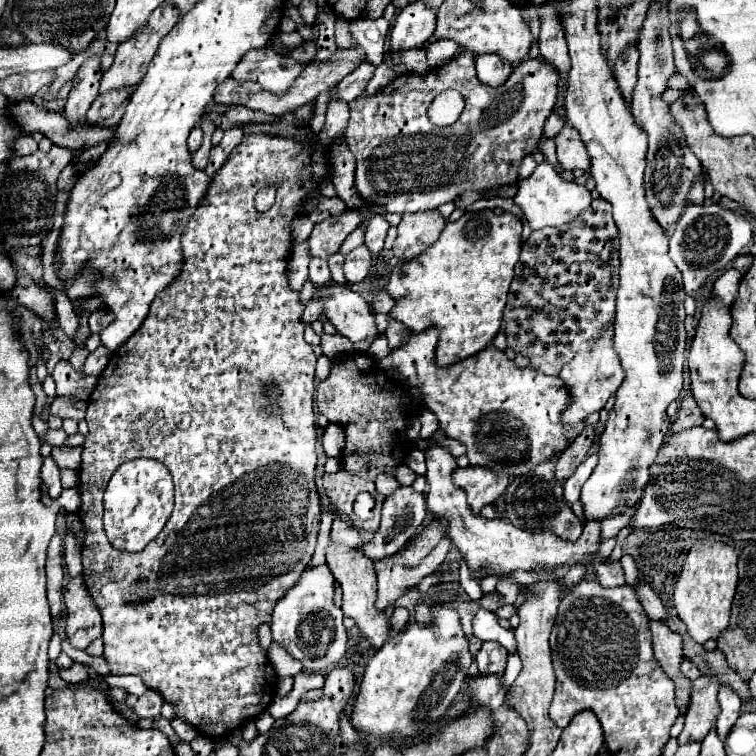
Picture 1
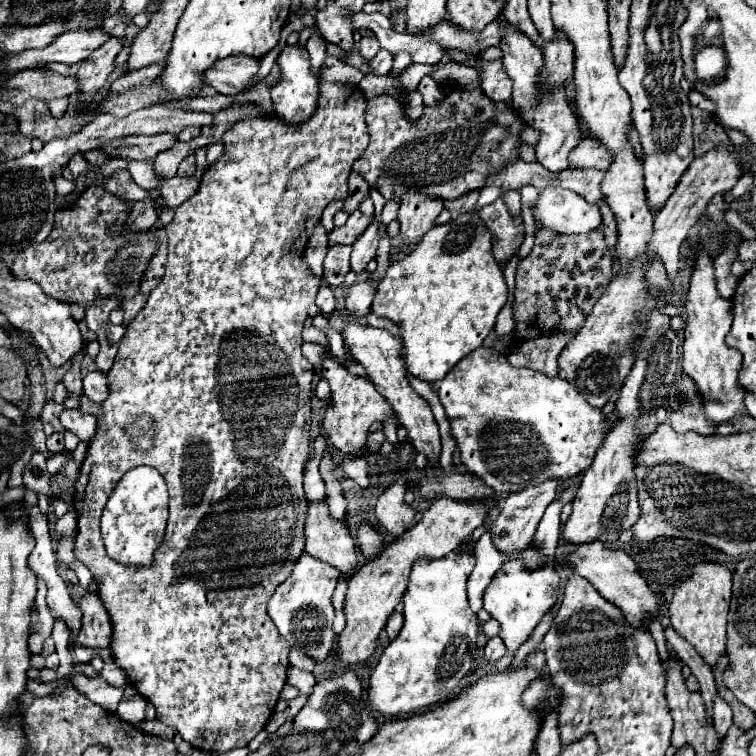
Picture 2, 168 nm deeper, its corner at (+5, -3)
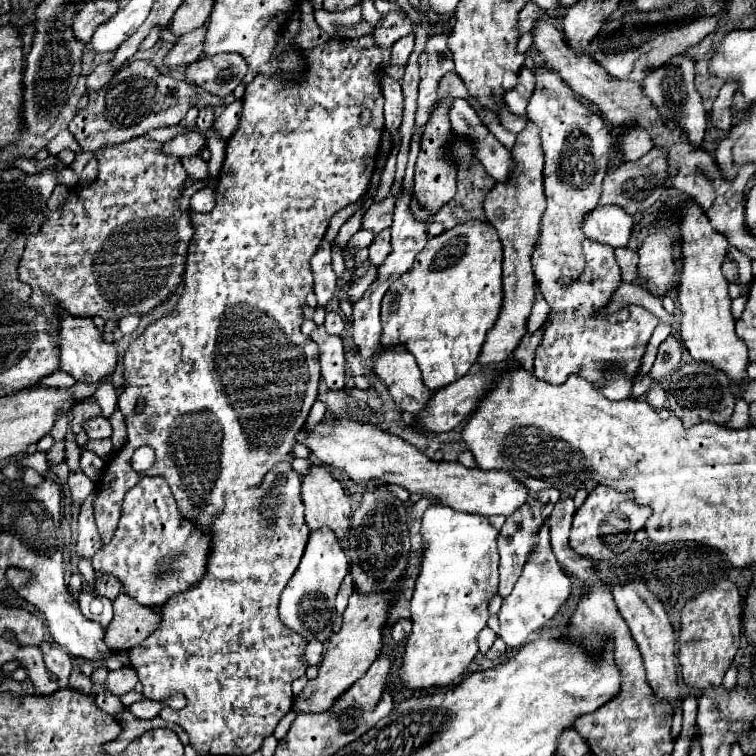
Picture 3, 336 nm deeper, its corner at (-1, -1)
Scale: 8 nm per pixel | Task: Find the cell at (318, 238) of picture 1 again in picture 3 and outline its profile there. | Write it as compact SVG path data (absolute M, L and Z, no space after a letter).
M390 193L386 199L374 203L368 213L364 215L364 221L362 221L362 229L368 229L372 233L380 233L384 229L390 227L392 223L392 215L394 215L394 195Z

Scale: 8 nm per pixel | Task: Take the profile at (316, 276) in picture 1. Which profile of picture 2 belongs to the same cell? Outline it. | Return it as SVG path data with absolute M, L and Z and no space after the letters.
M320 279L320 289L318 289L318 295L316 295L316 305L320 309L320 313L324 317L328 317L334 309L336 309L336 301L334 301L334 291L326 285L324 279Z

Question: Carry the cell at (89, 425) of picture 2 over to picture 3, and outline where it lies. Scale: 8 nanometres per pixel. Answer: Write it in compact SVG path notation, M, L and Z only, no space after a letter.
M96 417L84 423L88 439L108 439L112 435L112 425L106 417Z

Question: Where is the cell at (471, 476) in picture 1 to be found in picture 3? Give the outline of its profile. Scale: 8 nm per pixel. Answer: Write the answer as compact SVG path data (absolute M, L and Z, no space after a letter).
M352 593L350 603L344 613L344 623L338 633L334 633L328 641L328 651L320 661L318 677L308 681L308 685L296 695L294 711L298 713L322 713L334 705L334 699L342 695L342 691L350 689L356 679L364 675L364 671L376 661L382 653L382 627L388 615L386 595L358 595Z

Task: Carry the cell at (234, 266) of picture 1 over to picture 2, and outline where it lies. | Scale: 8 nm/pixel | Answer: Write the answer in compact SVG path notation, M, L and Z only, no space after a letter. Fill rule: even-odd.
M320 81L320 99L316 113L302 125L292 127L282 123L280 119L266 117L260 113L244 115L230 131L224 133L222 143L226 145L222 157L206 169L202 175L198 191L184 201L180 207L174 209L174 219L166 225L168 233L168 263L166 273L158 287L150 293L144 309L130 321L126 333L120 341L118 355L114 359L112 369L108 375L110 393L106 401L100 403L102 413L96 415L98 427L88 443L86 459L80 467L80 475L76 479L74 489L74 509L78 515L78 531L74 543L74 555L82 561L94 575L98 585L98 597L102 599L110 623L112 623L112 659L114 663L128 675L128 681L134 689L140 691L154 707L158 719L174 727L184 741L192 747L210 751L210 753L224 753L236 747L246 747L252 737L266 725L270 715L274 713L274 705L278 695L286 683L286 669L288 669L288 641L278 633L274 621L266 613L268 599L278 589L278 585L292 573L300 553L304 551L304 521L308 513L308 499L304 493L304 465L310 459L310 419L312 419L312 363L300 353L302 347L302 329L304 321L308 319L308 307L316 299L316 291L320 279L310 273L306 263L302 261L302 251L312 235L314 225L320 221L322 211L334 199L344 199L348 195L348 175L352 171L354 159L368 145L368 129L364 123L366 99L354 85L336 85ZM150 465L160 471L168 485L170 493L170 519L166 525L166 535L160 547L154 553L152 565L146 567L124 567L112 561L100 537L100 515L108 501L110 491L118 483L118 479L132 467Z

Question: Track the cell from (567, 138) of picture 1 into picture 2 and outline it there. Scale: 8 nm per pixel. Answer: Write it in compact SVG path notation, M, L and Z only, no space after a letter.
M582 137L582 141L576 145L576 149L572 149L568 157L572 169L588 169L588 167L606 169L612 161L608 151L592 137Z

